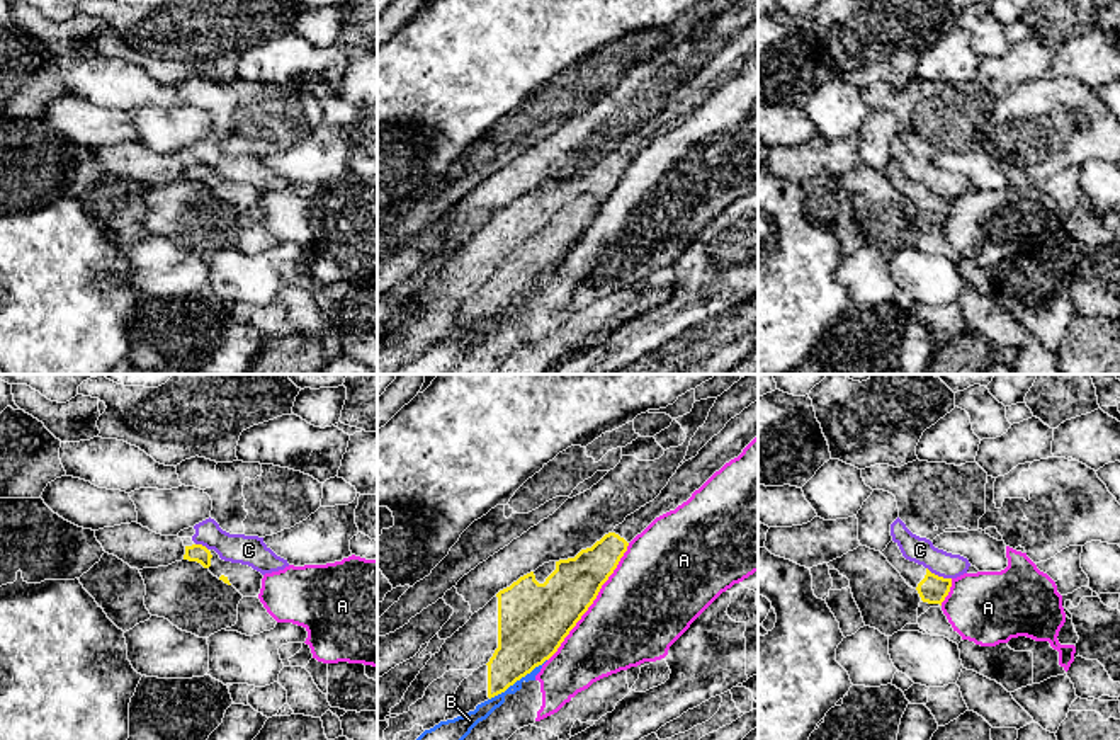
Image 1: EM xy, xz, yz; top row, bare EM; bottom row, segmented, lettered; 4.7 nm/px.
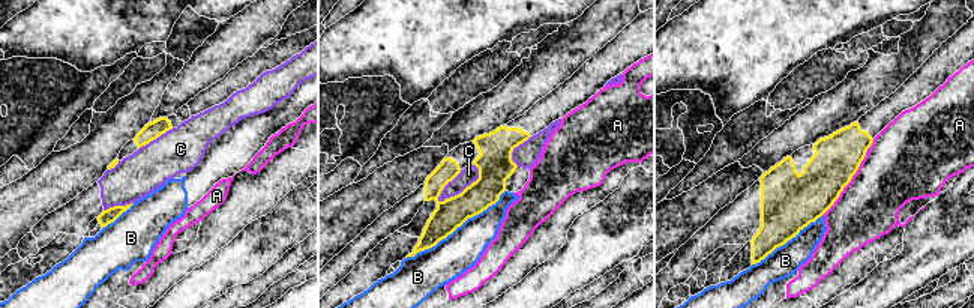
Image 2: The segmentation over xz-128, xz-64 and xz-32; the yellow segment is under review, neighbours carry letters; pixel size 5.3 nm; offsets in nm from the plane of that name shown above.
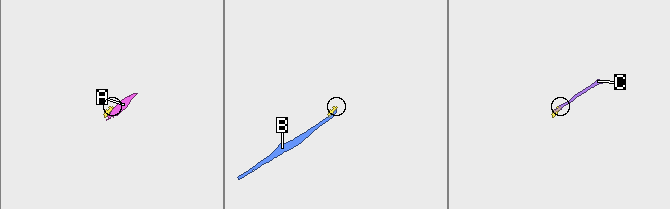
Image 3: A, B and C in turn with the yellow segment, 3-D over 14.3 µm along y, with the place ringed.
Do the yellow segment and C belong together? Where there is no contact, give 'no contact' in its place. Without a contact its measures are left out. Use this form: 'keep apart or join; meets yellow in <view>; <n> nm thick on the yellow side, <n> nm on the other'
keep apart; meets yellow in yz; 140 nm thick on the yellow side, 130 nm on the other

